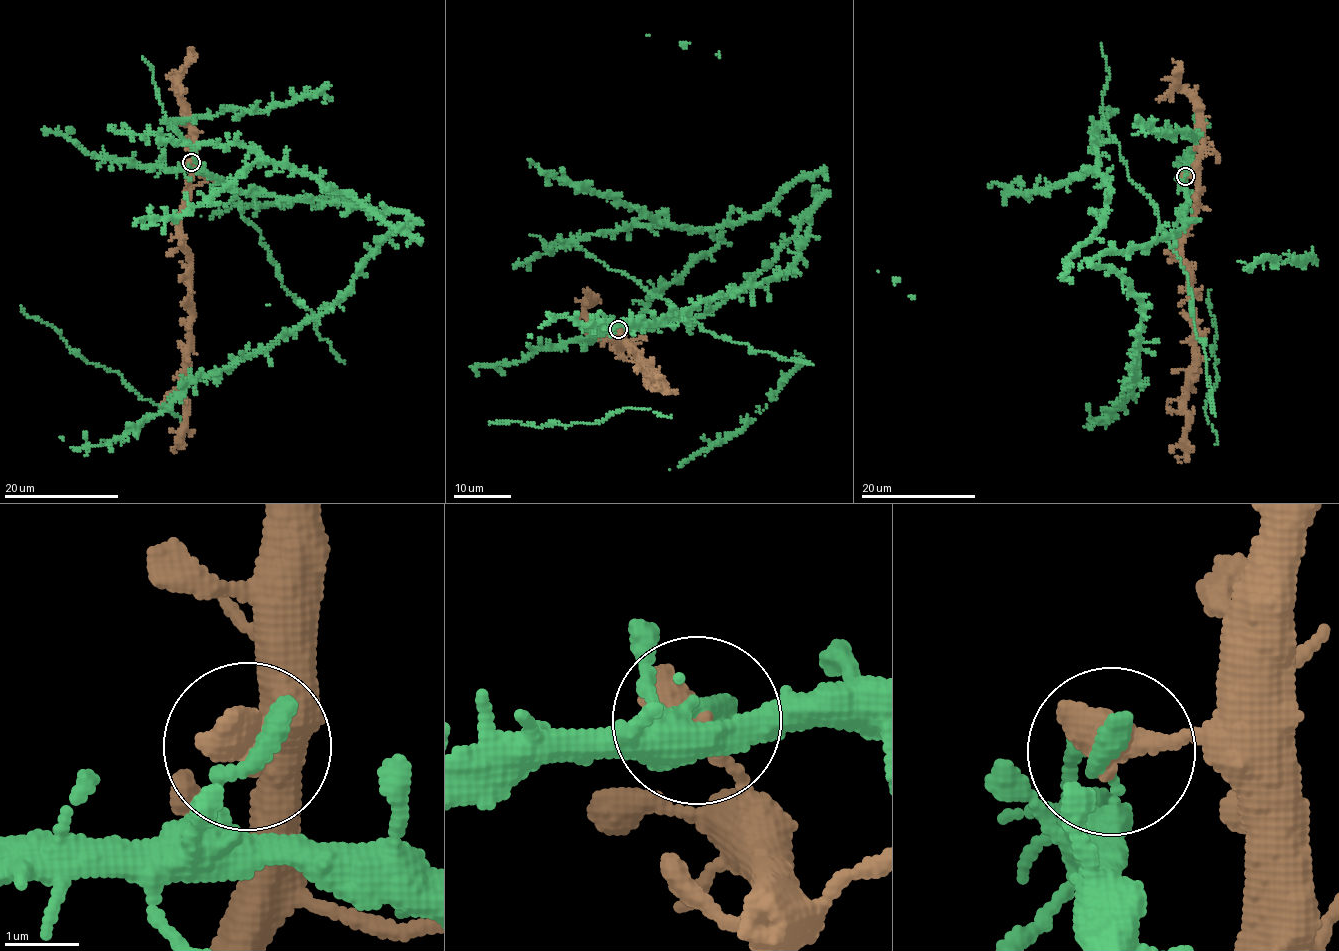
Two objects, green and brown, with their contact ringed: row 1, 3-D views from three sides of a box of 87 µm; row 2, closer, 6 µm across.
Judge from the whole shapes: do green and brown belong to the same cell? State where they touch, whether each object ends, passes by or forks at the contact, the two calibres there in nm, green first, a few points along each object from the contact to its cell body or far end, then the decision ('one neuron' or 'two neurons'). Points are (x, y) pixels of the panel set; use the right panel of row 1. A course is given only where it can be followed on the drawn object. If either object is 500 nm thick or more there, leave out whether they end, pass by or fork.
at (1185, 176); 320 nm thick on the green side, 550 nm on the other; green runs (1185, 176), (1184, 230), (1066, 264), (1109, 199), (1092, 138), (1105, 125), (1181, 260), (1216, 415); brown runs (1185, 176), (1195, 179), (1182, 261), (1193, 292), (1195, 368), (1180, 462); two neurons

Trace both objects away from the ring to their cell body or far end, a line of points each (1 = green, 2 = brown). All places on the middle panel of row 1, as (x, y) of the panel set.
1: (618, 328), (696, 319), (743, 289), (812, 209), (807, 176), (716, 229), (565, 246), (721, 338), (812, 365)
2: (618, 328), (626, 346), (619, 342), (636, 355), (666, 389), (660, 388)

